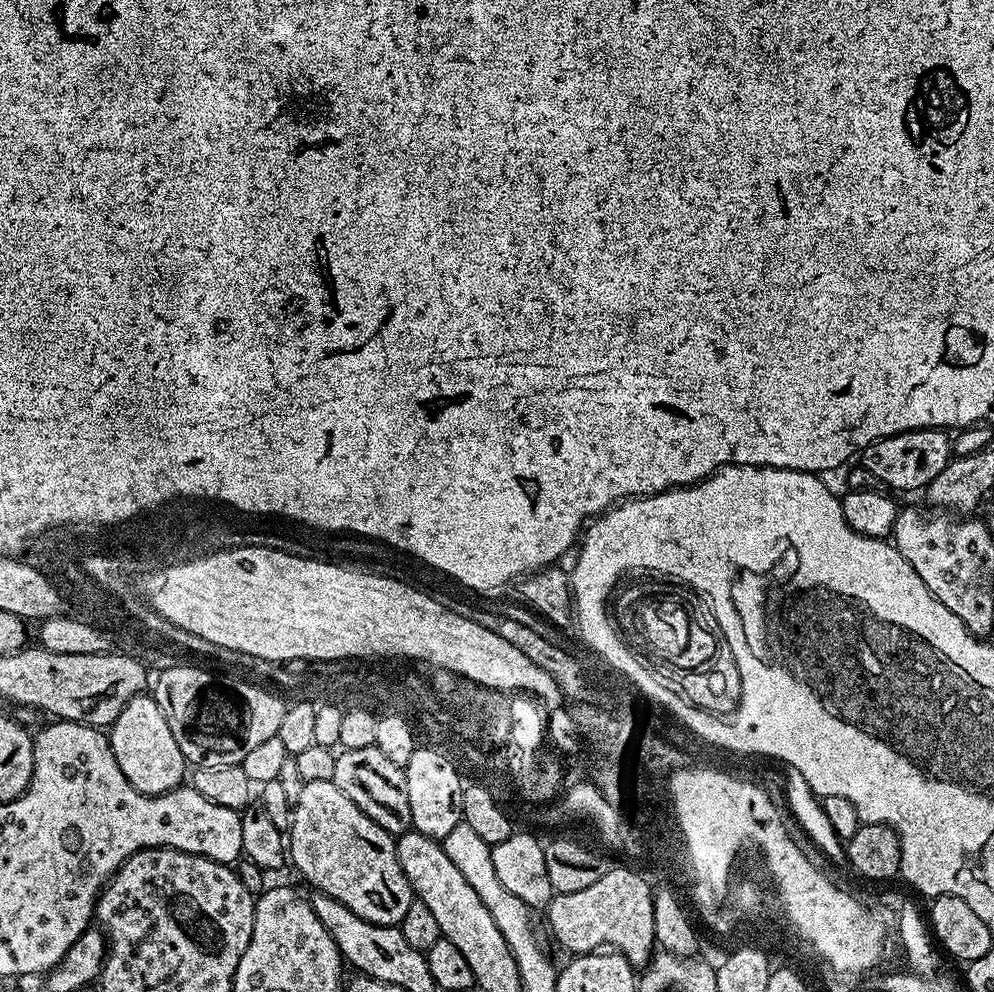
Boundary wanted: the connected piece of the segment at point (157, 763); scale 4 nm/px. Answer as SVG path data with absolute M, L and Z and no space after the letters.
M141 694L126 702L122 714L110 726L107 733L110 746L114 750L114 758L118 762L118 770L126 774L130 786L147 796L161 796L181 787L186 769L186 761L182 750L178 750L178 742L158 706L151 695Z

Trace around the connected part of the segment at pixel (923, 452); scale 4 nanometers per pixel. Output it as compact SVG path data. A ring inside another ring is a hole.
M909 428L906 432L899 432L893 436L887 436L881 440L875 440L875 442L870 445L870 447L863 453L862 460L870 471L874 472L875 477L880 478L884 483L885 489L893 490L892 488L897 488L900 492L916 492L919 490L927 489L930 482L934 482L934 478L938 478L938 474L942 474L942 470L946 470L949 460L953 459L954 456L954 444L950 439L949 433L942 428Z

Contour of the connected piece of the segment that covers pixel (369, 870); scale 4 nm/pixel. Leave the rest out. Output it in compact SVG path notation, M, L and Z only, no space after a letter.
M330 780L304 782L302 786L302 794L292 810L290 864L304 875L306 883L316 887L317 893L342 902L342 906L354 910L358 918L366 918L371 924L398 926L402 918L406 918L406 910L410 910L410 902L414 899L412 887L396 857L396 840L392 833L382 830L382 826L362 814L362 810L358 810L358 806L354 806L354 802Z

